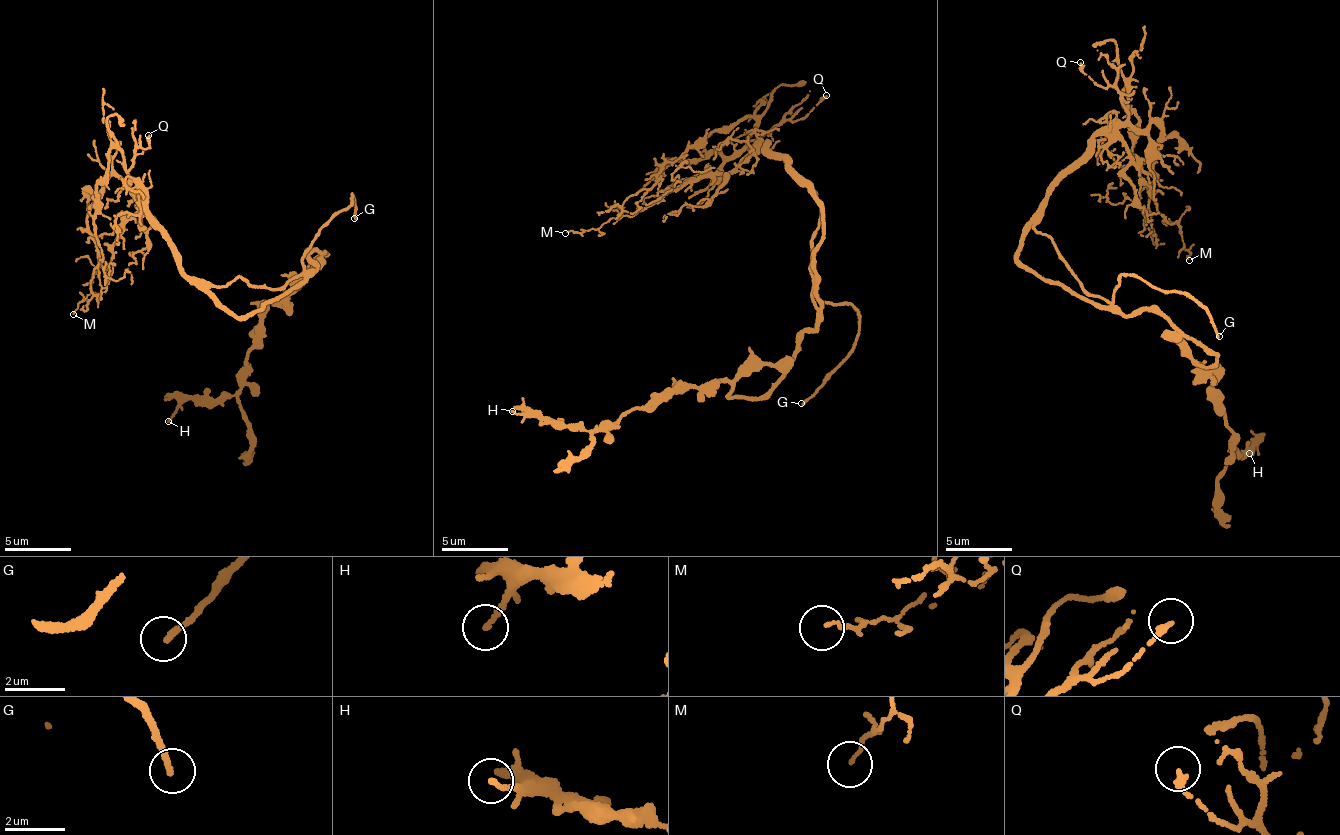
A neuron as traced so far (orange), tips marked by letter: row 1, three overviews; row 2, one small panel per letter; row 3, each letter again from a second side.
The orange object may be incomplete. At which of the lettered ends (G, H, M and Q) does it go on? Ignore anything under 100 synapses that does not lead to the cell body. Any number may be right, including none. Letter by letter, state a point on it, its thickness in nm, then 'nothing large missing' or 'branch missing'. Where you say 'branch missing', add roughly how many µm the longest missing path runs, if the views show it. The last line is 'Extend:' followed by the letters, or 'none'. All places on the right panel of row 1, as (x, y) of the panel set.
G: (1219, 336) | 180 nm | branch missing | 30 µm
H: (1249, 453) | 160 nm | nothing large missing
M: (1189, 260) | 80 nm | nothing large missing
Q: (1080, 62) | 200 nm | nothing large missing
Extend: G

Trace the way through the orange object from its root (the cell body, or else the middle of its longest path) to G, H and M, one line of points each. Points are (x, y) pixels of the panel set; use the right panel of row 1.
G: (1074, 280), (1091, 294), (1112, 301), (1112, 289), (1123, 275), (1150, 281), (1192, 300), (1207, 312), (1219, 336)
H: (1074, 280), (1115, 310), (1175, 327), (1180, 354), (1212, 373), (1233, 454), (1249, 453)
M: (1074, 280), (1035, 225), (1052, 186), (1093, 155), (1138, 169), (1156, 212), (1177, 221), (1189, 260)

